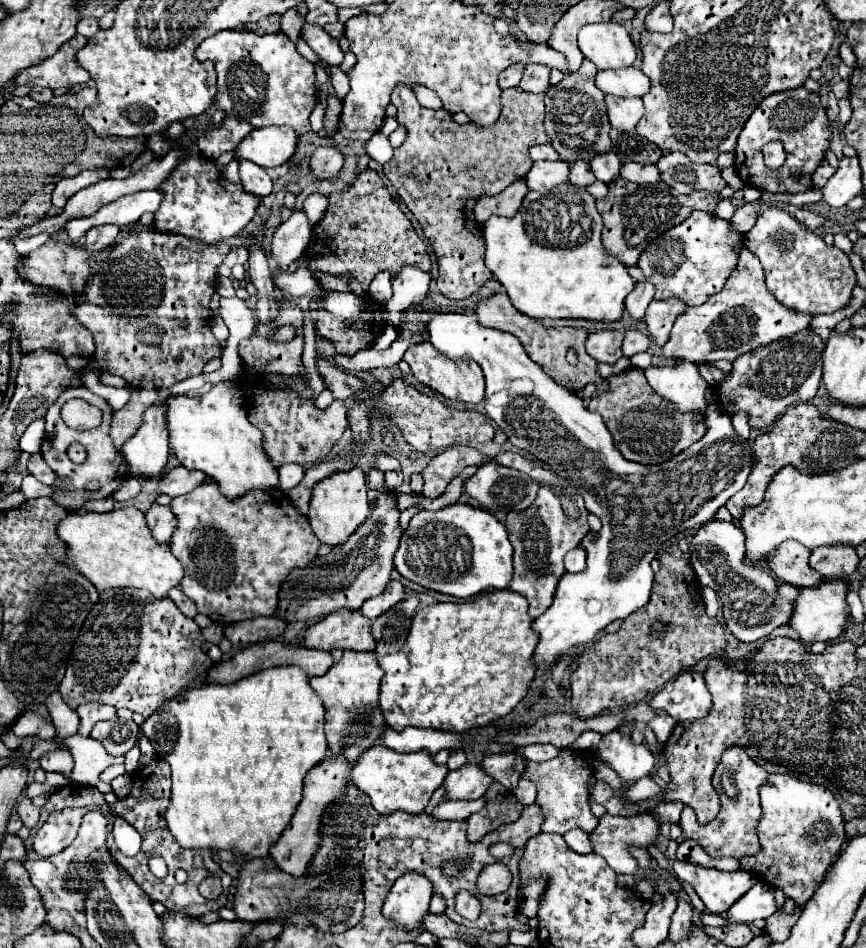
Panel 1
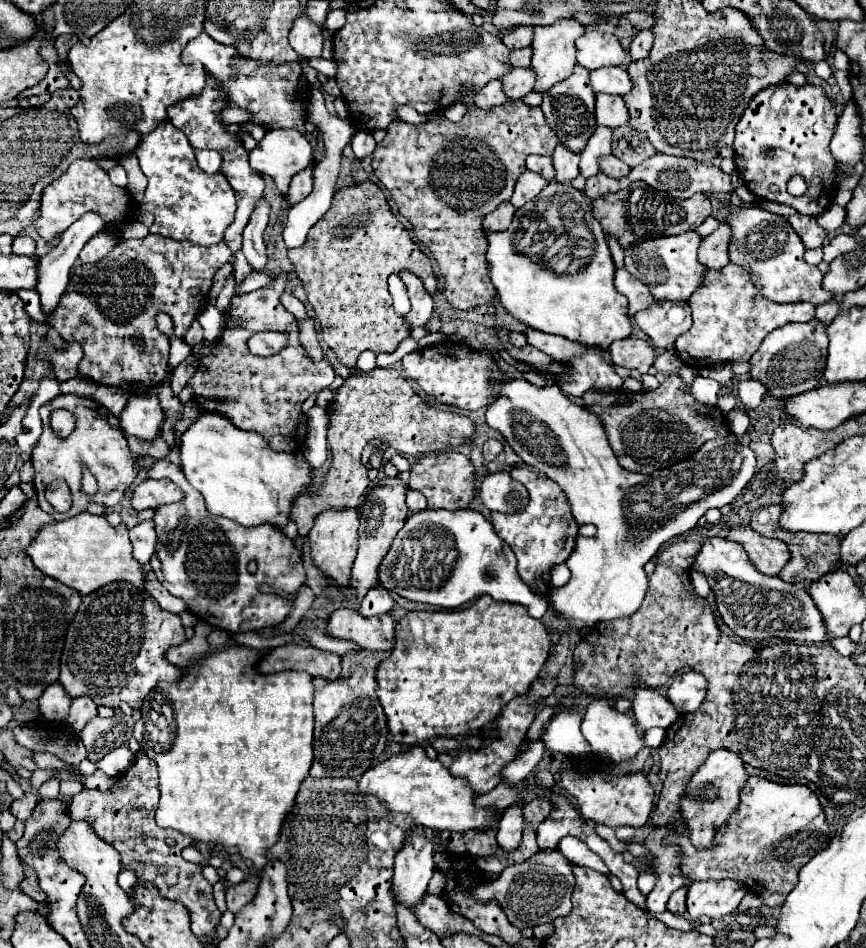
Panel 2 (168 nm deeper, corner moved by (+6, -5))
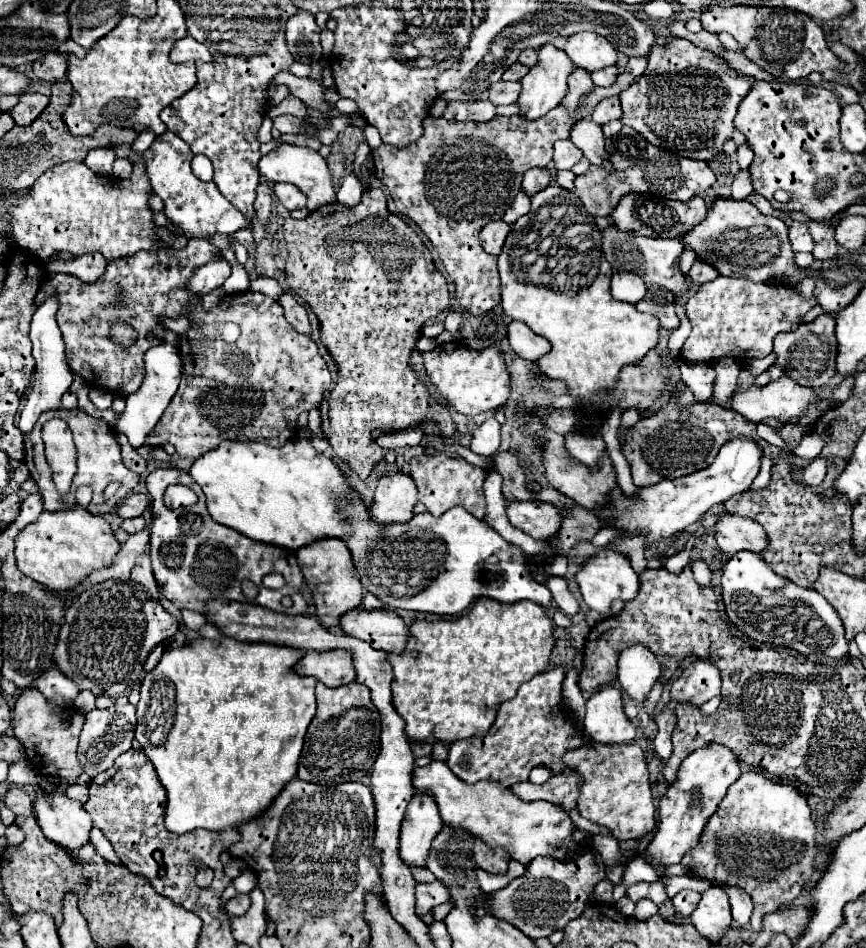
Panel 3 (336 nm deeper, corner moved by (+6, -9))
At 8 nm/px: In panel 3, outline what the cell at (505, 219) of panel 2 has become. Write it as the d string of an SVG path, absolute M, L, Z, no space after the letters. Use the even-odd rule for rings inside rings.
M504 221L488 223L488 225L480 231L480 241L482 241L484 251L498 257L500 251L502 251L502 245L504 245L504 239L506 239L508 231L510 231L510 225L504 223Z

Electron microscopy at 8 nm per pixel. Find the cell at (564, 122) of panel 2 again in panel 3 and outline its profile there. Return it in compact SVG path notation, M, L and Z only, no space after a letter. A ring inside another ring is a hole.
M576 67L576 69L570 73L570 77L568 77L568 87L570 87L570 93L566 95L566 99L562 101L562 105L564 105L564 107L578 107L578 99L580 99L582 95L588 95L588 93L592 91L594 83L592 83L588 71Z

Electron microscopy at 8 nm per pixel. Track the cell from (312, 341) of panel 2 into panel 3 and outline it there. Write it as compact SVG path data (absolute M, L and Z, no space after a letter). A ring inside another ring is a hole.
M282 293L282 295L278 297L278 303L280 303L282 309L284 309L286 321L288 321L298 333L308 335L308 333L310 333L310 323L308 323L308 313L306 313L306 309L304 309L290 293Z

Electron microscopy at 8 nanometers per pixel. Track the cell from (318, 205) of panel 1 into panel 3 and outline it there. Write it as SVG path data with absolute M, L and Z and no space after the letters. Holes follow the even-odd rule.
M276 183L274 185L274 193L276 193L276 197L280 199L280 203L288 211L306 207L306 195L302 195L302 191L298 191L298 187L294 187L290 183Z

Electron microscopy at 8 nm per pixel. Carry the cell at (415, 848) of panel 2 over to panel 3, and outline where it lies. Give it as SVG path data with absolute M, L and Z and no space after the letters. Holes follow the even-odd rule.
M416 791L406 807L400 833L400 857L408 865L426 865L430 843L442 829L438 805L430 793Z

